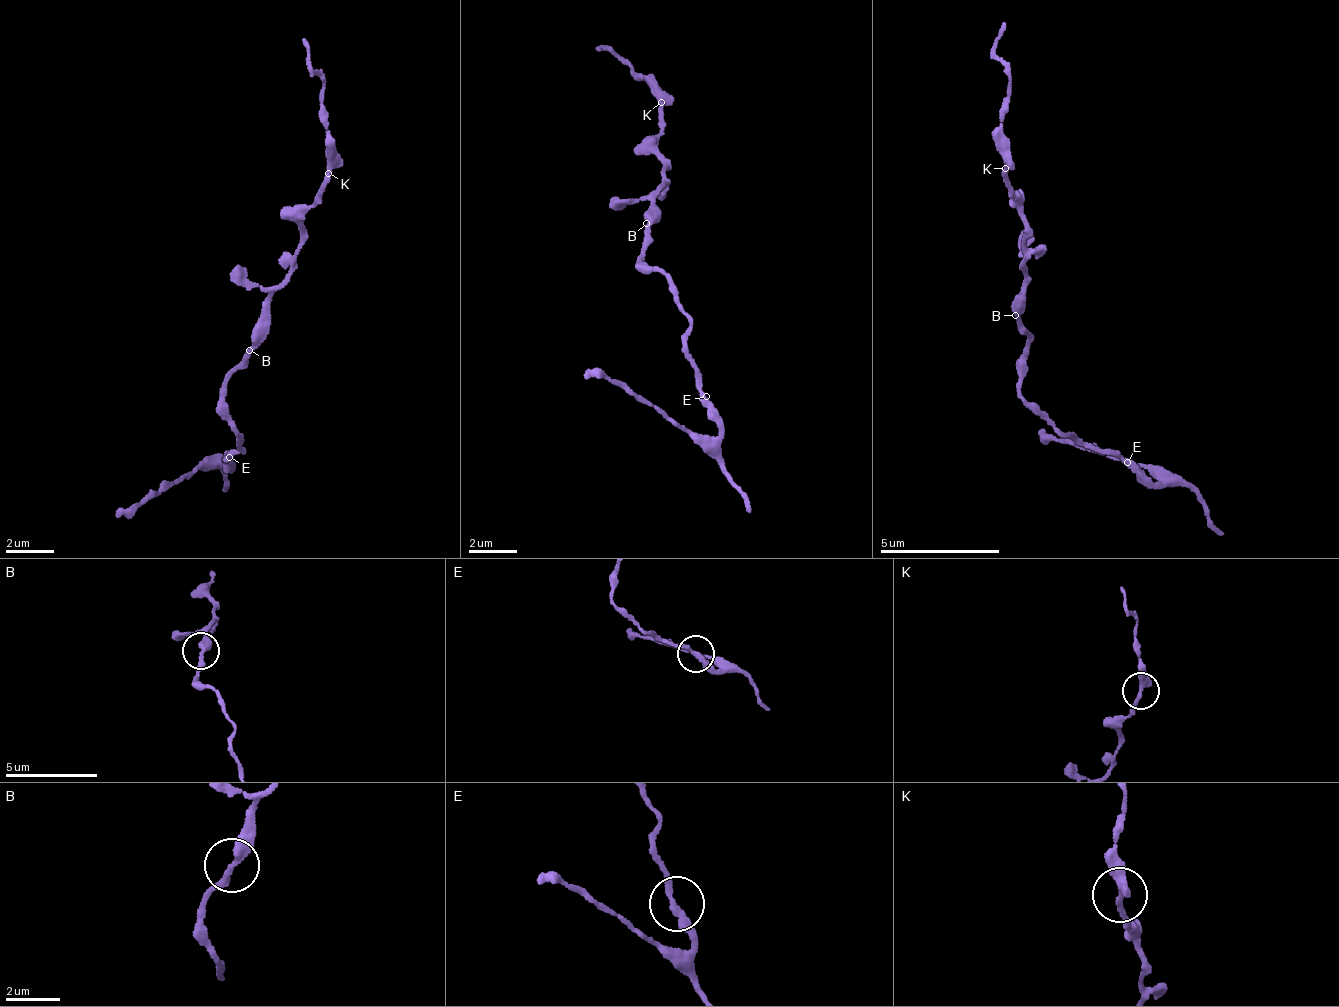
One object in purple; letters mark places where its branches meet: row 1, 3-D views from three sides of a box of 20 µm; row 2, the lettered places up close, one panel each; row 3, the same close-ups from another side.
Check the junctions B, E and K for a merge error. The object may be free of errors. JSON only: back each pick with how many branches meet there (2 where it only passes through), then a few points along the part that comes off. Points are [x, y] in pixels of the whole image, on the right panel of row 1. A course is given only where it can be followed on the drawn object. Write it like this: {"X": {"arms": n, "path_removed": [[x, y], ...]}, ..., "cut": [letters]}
{"K": {"arms": 2, "path_removed": [[1006, 165], [1000, 112], [1012, 73], [995, 51], [1005, 20]]}, "cut": ["K"]}

